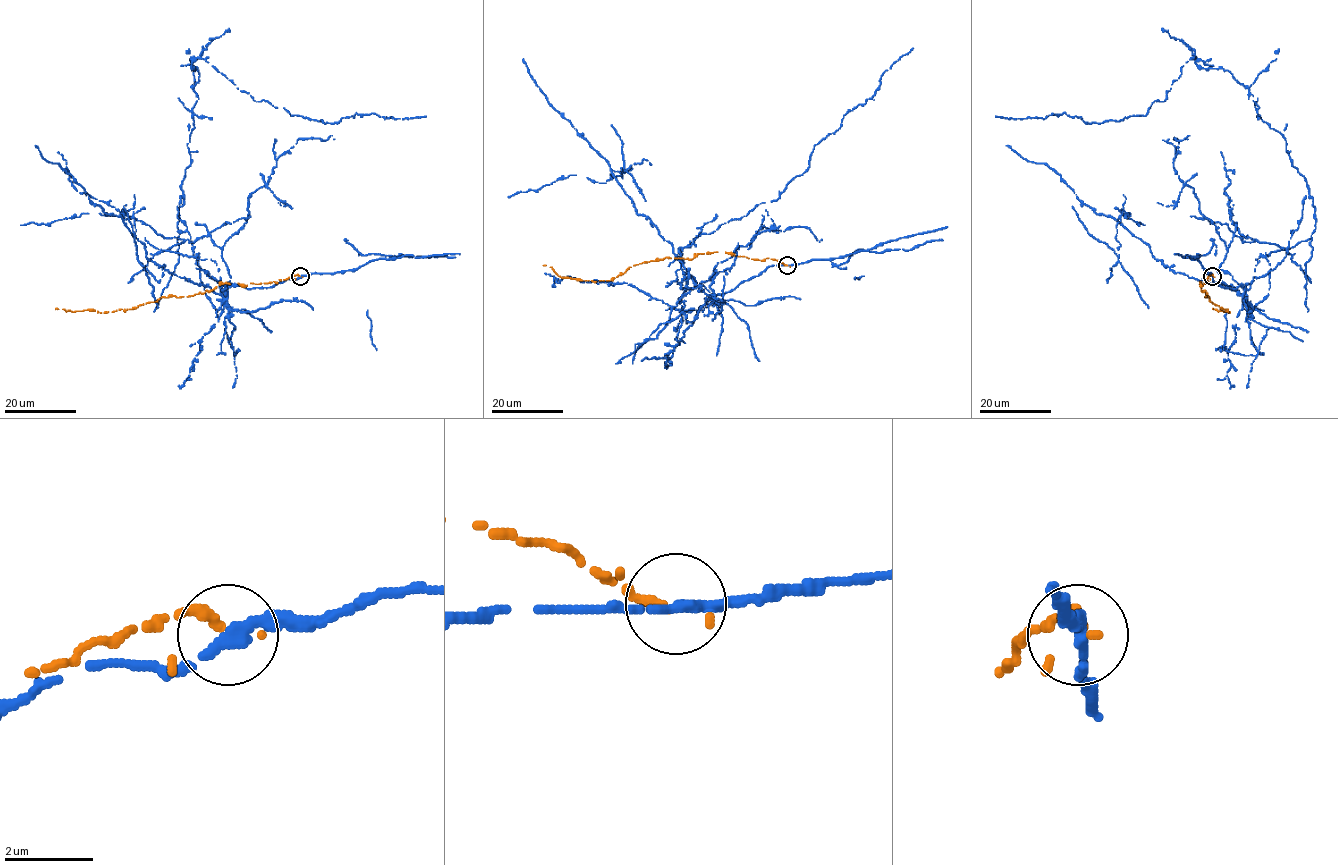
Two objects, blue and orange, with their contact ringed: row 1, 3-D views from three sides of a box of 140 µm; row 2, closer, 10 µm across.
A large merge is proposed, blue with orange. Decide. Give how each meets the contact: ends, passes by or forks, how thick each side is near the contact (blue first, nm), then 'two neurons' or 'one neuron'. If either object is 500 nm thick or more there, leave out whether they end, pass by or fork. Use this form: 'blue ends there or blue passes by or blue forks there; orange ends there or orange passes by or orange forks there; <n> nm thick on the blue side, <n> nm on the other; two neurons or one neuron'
blue passes by; orange ends there; 280 nm thick on the blue side, 260 nm on the other; two neurons

